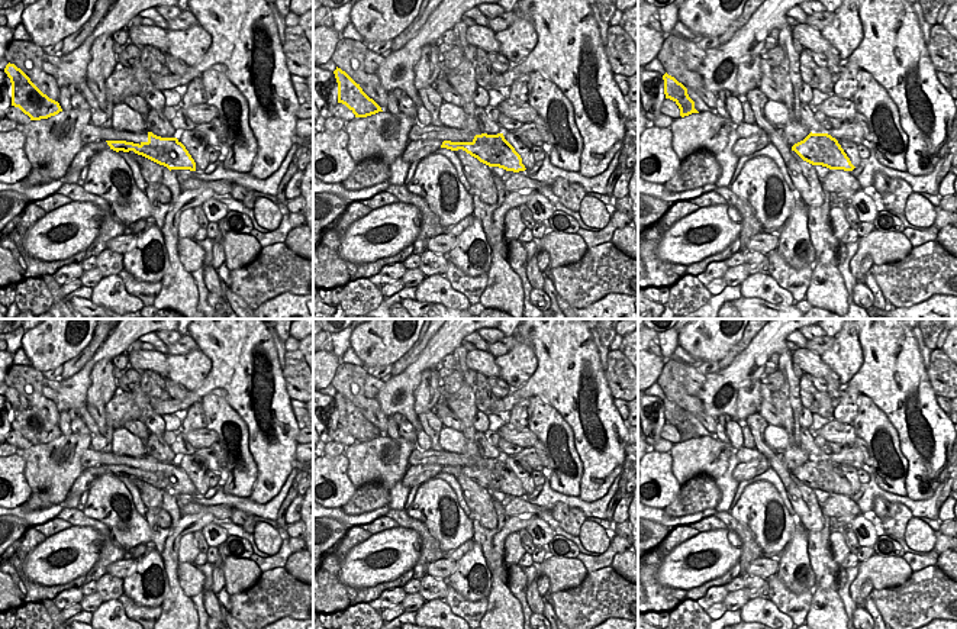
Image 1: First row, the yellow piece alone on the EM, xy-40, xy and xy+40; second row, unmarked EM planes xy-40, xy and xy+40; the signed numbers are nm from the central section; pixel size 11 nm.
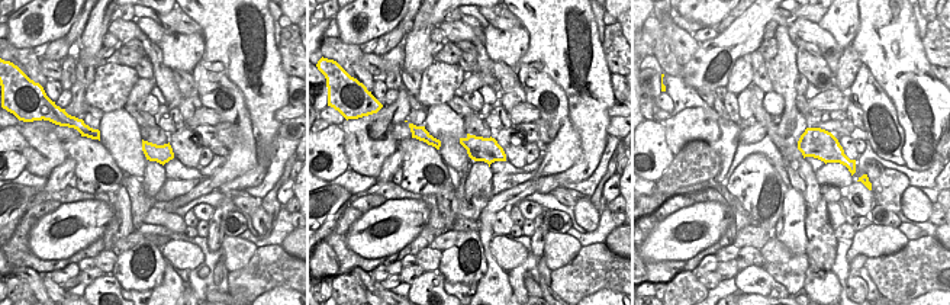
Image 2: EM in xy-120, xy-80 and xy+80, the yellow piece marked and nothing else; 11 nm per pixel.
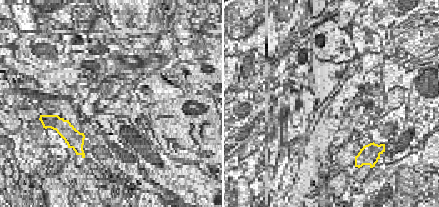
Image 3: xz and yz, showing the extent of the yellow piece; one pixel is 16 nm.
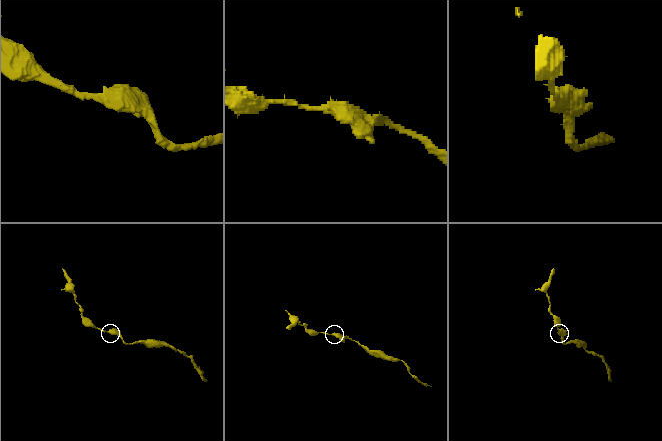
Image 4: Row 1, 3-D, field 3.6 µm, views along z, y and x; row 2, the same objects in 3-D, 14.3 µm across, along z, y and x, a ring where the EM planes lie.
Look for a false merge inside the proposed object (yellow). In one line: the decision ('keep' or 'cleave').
cleave

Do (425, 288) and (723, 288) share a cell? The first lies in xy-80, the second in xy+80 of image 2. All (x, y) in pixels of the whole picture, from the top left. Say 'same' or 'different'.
different

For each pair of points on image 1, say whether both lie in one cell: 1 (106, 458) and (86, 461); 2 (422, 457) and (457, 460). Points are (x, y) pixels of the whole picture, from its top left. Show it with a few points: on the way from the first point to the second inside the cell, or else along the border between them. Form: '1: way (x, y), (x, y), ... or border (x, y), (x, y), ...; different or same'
1: way (102, 458), (90, 458); same
2: way (431, 457), (448, 458); same

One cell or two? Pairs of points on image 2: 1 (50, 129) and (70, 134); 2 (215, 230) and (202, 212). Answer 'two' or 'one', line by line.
1: one
2: two

